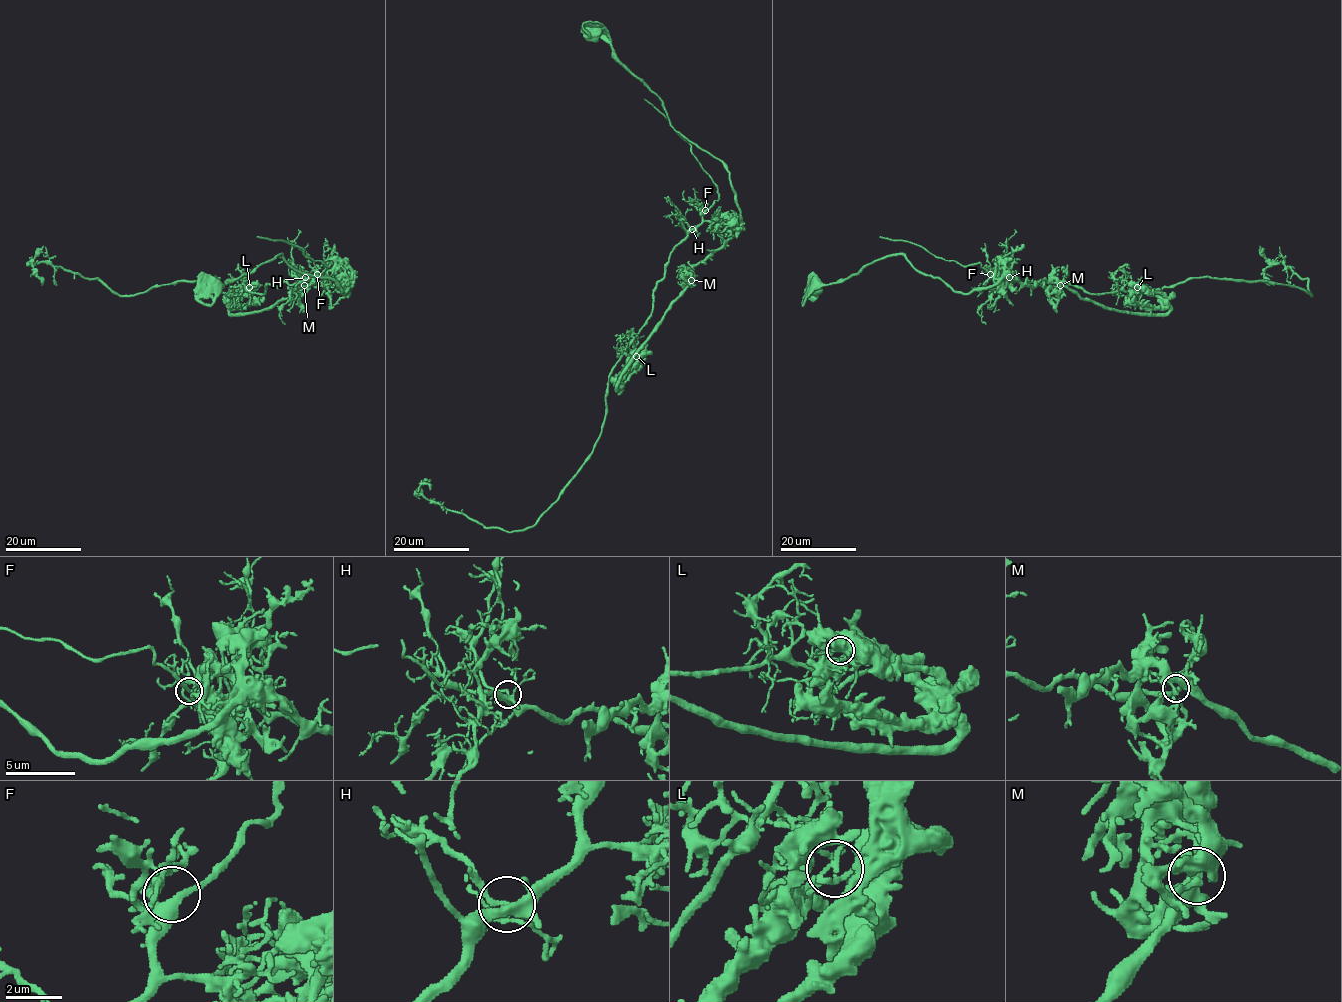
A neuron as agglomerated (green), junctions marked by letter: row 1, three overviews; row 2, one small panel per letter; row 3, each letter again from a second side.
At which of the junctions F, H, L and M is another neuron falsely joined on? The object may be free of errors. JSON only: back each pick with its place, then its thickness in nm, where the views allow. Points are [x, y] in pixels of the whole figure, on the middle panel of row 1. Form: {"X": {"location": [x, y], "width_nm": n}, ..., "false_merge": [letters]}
{"L": {"location": [636, 356], "width_nm": 140}, "false_merge": ["L"]}

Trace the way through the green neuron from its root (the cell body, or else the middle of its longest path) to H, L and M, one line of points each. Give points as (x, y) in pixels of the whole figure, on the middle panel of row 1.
H: (590, 31), (607, 35), (612, 53), (662, 102), (670, 125), (729, 174), (740, 216), (692, 229)
L: (590, 31), (607, 35), (673, 127), (723, 163), (740, 211), (674, 247), (628, 348), (637, 356)
M: (590, 31), (607, 35), (612, 53), (662, 102), (670, 125), (729, 174), (741, 228), (692, 268), (691, 280)

